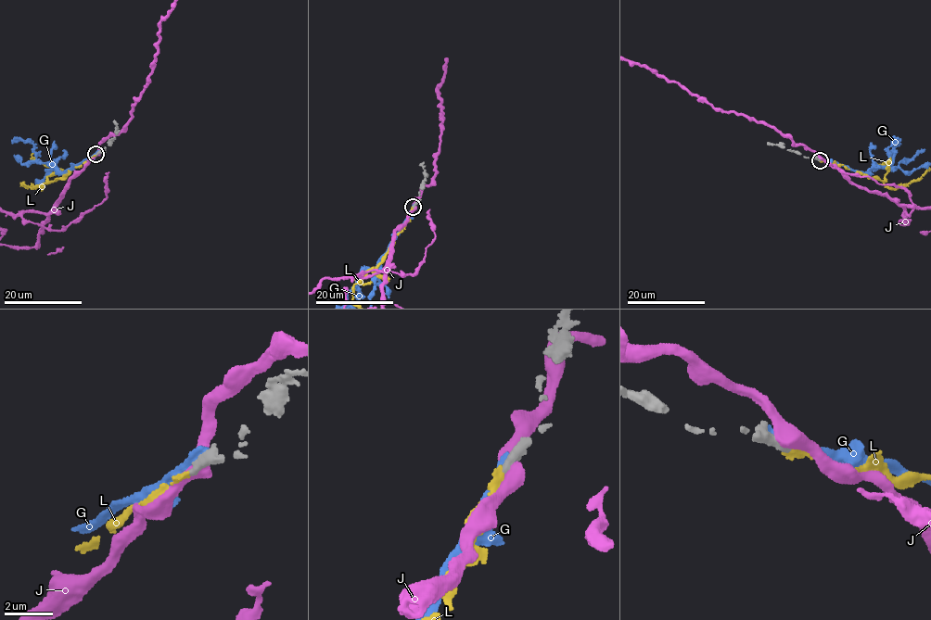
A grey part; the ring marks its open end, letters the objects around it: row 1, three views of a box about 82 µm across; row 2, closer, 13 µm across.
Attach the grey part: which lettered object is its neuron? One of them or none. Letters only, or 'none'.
L

